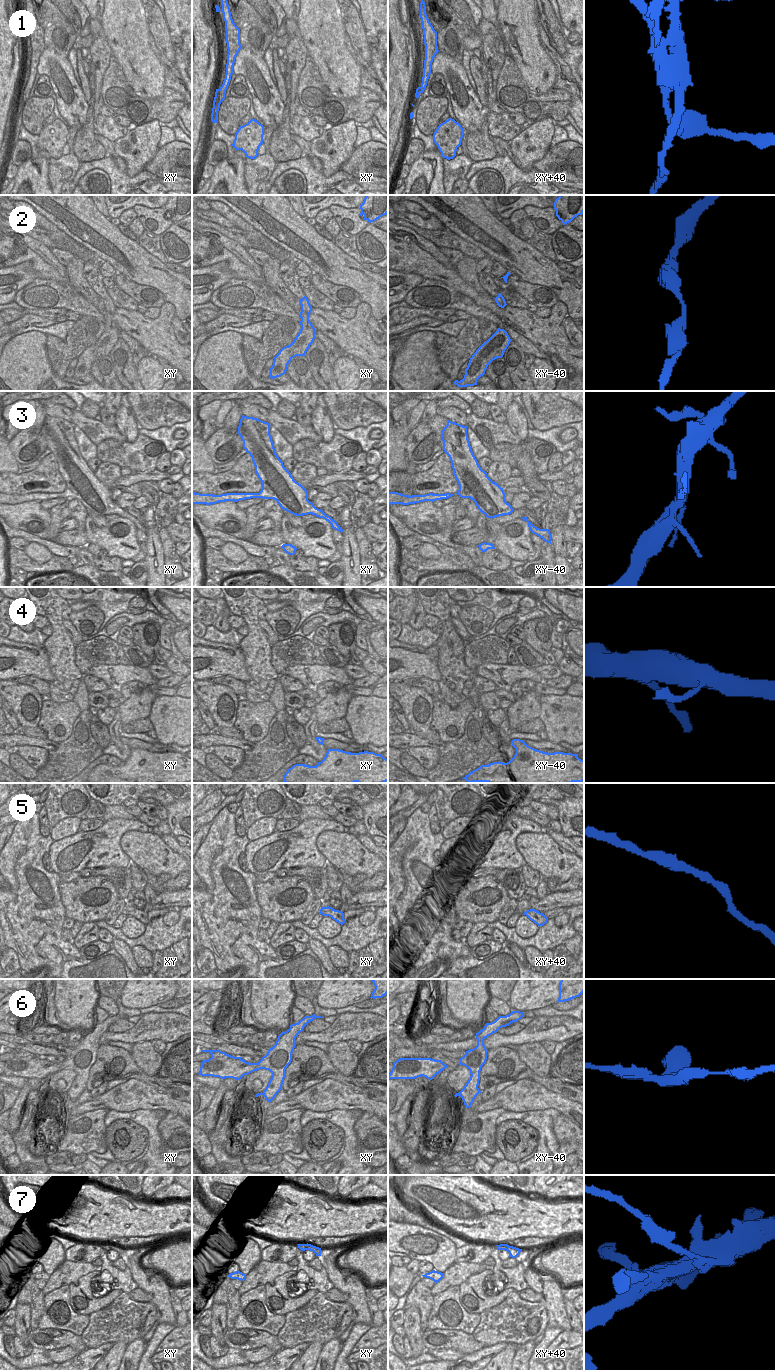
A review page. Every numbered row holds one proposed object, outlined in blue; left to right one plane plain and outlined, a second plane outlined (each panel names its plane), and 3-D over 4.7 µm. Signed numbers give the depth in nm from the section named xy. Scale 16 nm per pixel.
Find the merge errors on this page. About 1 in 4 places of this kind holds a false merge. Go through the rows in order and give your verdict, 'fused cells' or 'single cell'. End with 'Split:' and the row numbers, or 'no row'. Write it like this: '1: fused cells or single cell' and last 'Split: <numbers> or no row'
1: fused cells
2: single cell
3: single cell
4: single cell
5: single cell
6: single cell
7: fused cells
Split: 1, 7

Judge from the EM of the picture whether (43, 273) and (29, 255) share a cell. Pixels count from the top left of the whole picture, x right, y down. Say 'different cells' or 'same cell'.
same cell

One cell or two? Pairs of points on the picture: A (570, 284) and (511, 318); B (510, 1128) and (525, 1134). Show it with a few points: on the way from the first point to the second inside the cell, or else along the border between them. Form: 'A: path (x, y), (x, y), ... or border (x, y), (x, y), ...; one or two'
A: border (559, 300), (566, 306), (567, 315); two
B: path (514, 1132), (521, 1134); one

